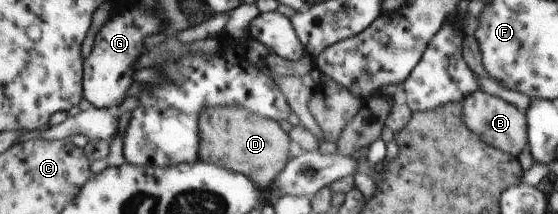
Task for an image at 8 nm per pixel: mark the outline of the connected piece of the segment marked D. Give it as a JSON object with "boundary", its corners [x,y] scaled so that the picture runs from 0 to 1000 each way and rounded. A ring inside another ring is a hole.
{"boundary":[[[385,495],[367,505],[358,537],[360,743],[421,794],[448,827],[468,883],[491,860],[495,827],[518,757],[522,645],[504,584],[486,551],[432,495]]]}

